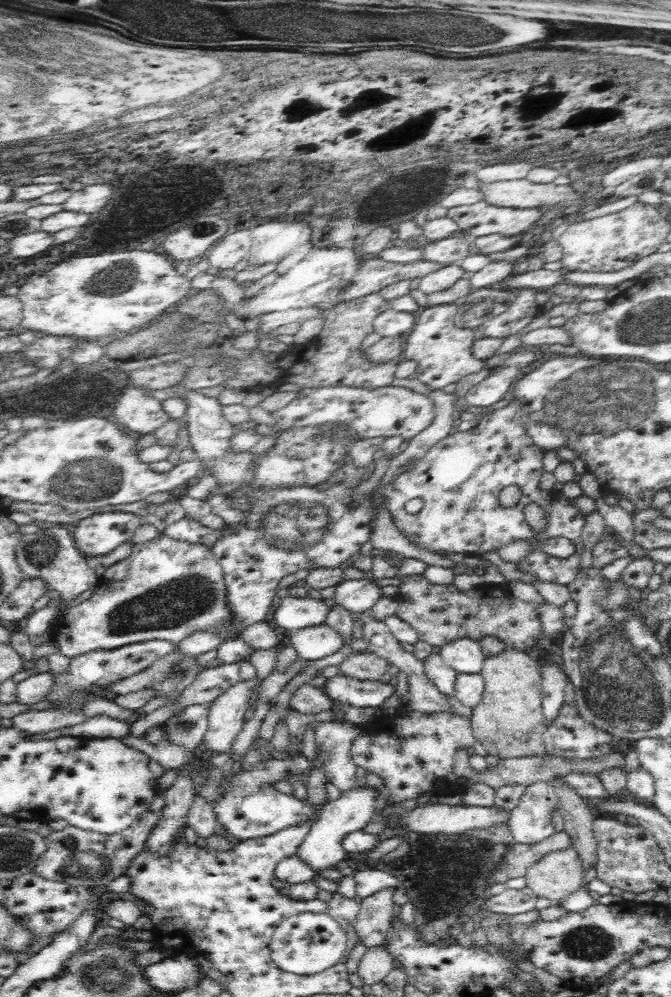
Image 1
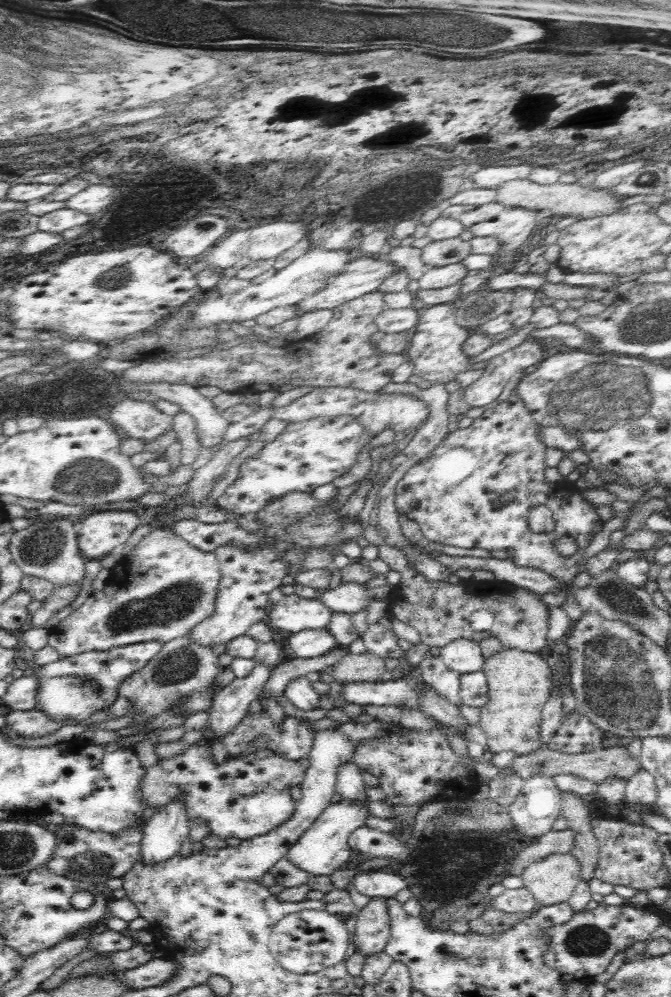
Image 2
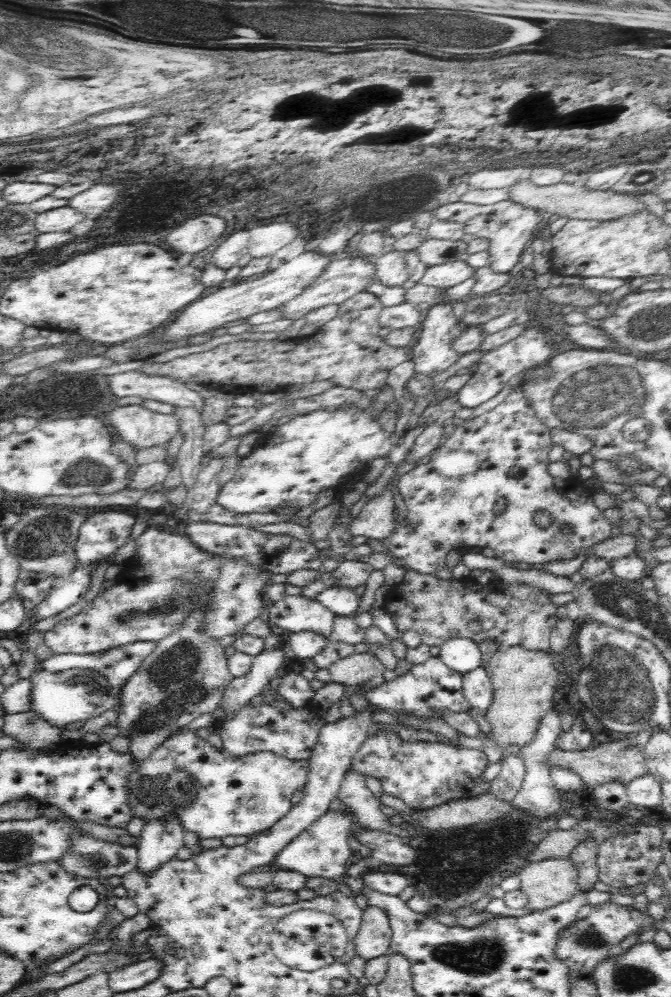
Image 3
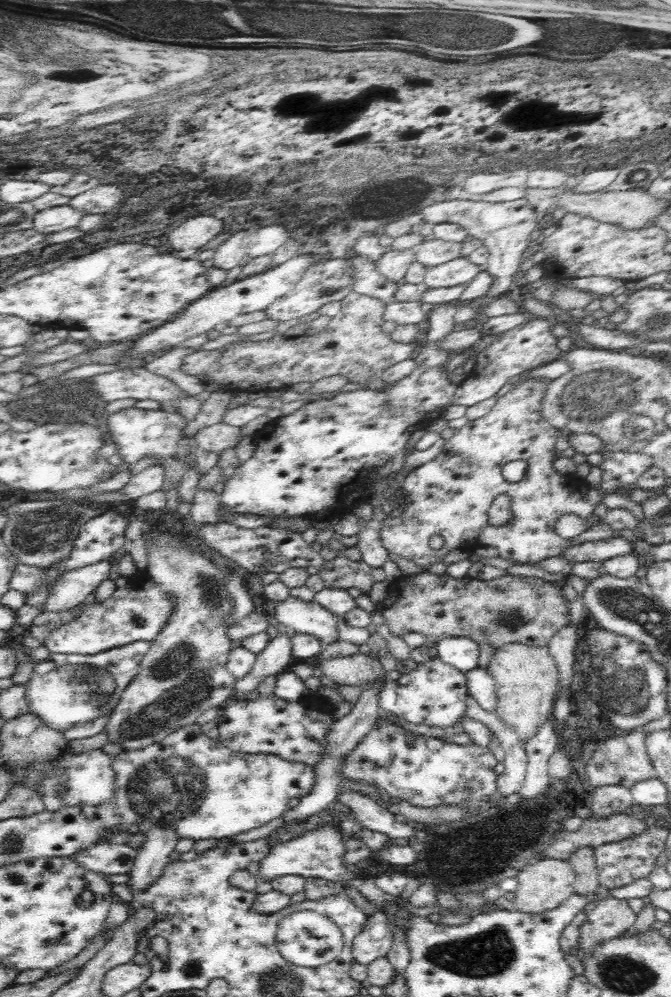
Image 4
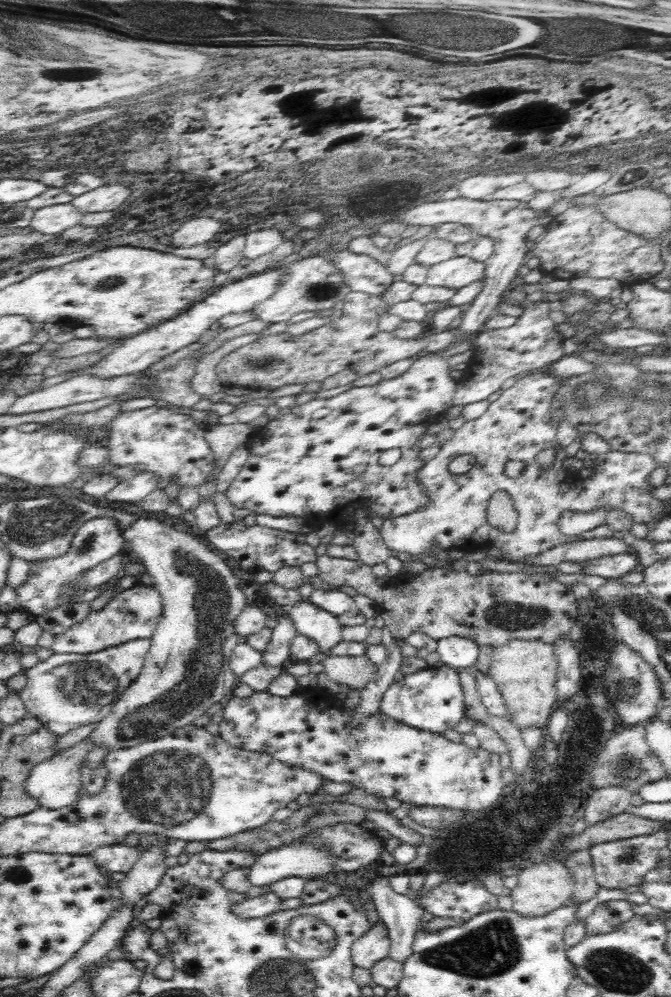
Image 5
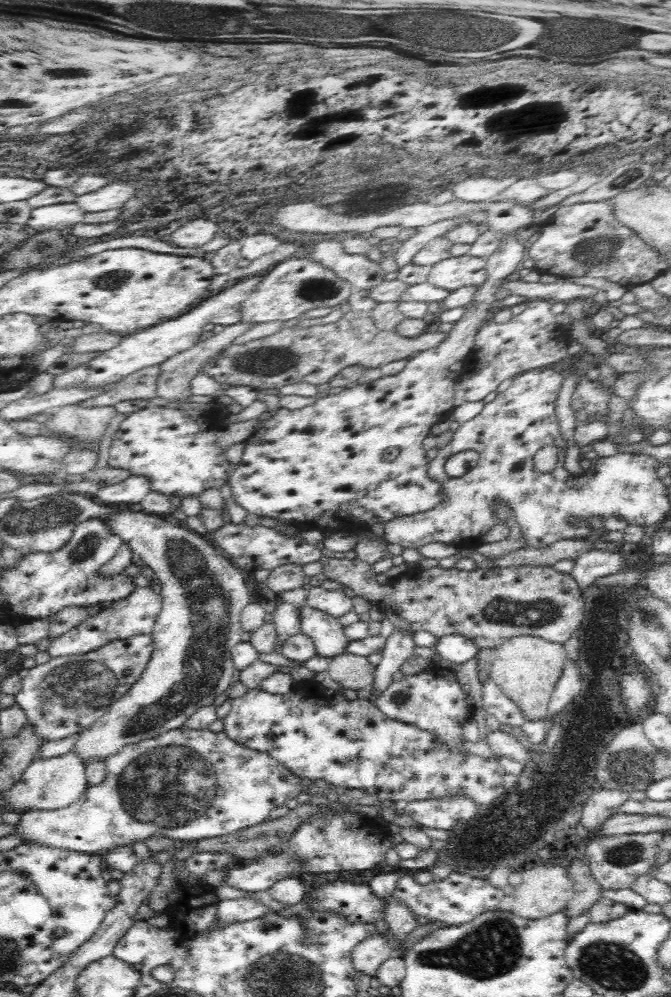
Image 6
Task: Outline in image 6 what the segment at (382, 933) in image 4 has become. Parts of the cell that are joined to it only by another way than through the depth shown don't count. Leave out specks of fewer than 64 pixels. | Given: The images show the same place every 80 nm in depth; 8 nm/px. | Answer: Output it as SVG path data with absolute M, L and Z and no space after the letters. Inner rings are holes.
M376 930L352 948L351 961L357 972L365 972L374 977L377 966L394 955L391 941Z

